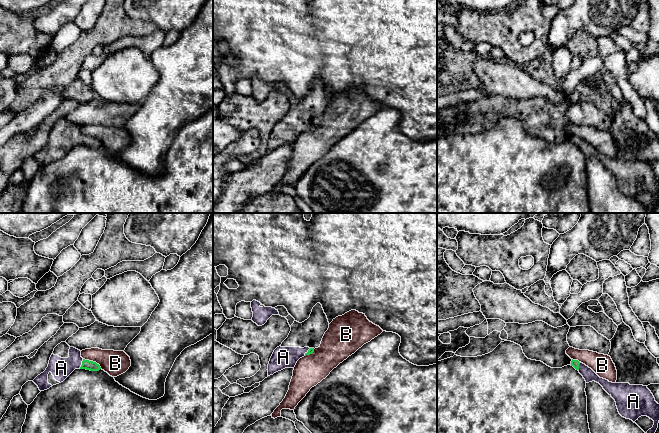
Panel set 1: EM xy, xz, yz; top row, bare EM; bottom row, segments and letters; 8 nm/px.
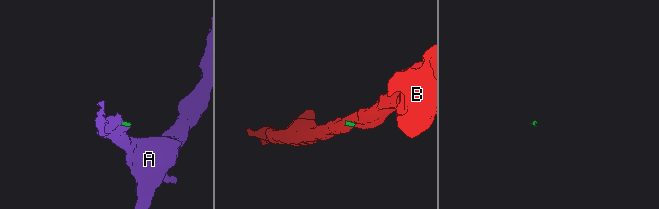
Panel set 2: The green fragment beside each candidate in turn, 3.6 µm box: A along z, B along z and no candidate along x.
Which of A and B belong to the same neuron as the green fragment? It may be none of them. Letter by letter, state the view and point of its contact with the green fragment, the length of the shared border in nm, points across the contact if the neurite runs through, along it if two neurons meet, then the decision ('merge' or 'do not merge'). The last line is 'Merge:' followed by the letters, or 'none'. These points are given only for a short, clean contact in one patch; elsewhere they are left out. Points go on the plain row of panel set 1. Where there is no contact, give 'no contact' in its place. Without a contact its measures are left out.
A: contact xy (82, 140); length 90 nm; merge
B: contact xy (92, 137); length 170 nm; border xy (83, 134), (95, 137), (101, 144); do not merge
Merge: A

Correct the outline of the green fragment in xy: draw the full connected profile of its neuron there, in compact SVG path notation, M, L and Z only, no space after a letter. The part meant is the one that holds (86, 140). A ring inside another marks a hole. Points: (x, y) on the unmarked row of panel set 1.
M66 117L61 118L54 124L46 146L33 158L40 167L44 167L63 158L75 145L99 147L101 143L96 138L83 135L81 127L70 123Z

